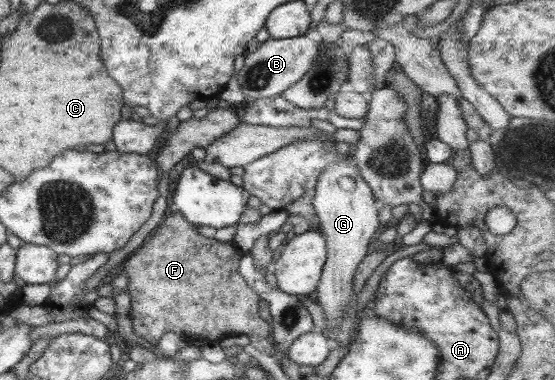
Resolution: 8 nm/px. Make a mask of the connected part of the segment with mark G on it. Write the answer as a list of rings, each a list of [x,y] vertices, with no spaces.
[[[348,158],[324,167],[317,176],[312,193],[317,230],[326,241],[326,262],[312,299],[322,308],[324,329],[335,329],[343,321],[343,309],[353,295],[351,280],[357,264],[364,259],[369,238],[378,226],[378,211],[372,191]]]

